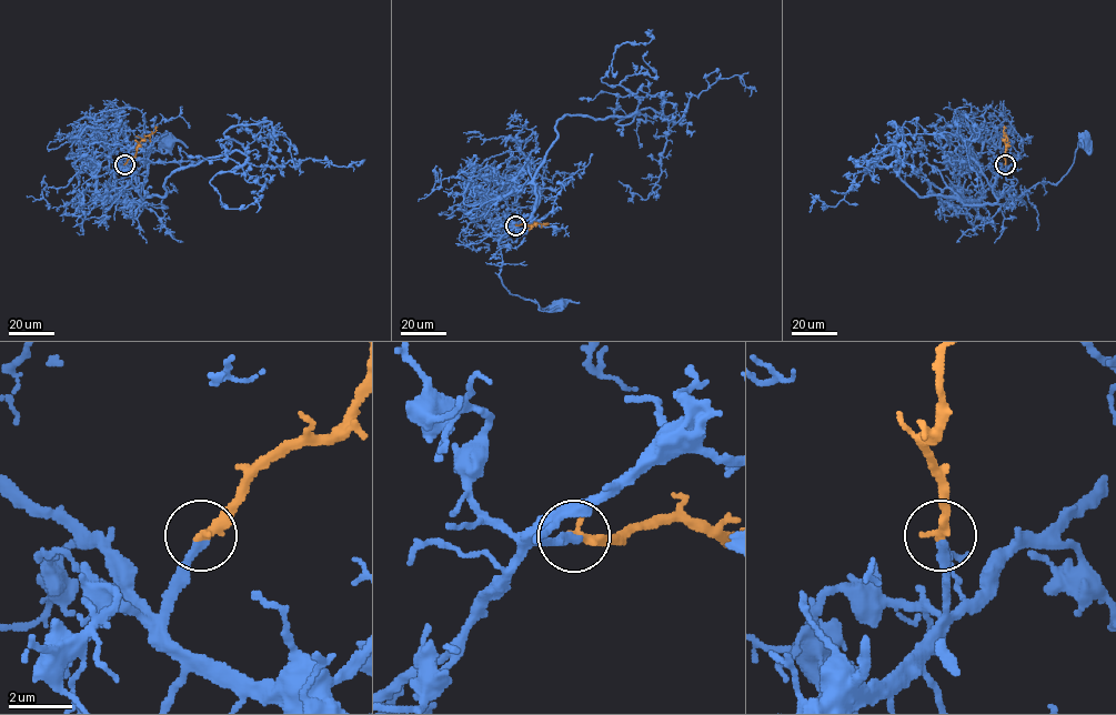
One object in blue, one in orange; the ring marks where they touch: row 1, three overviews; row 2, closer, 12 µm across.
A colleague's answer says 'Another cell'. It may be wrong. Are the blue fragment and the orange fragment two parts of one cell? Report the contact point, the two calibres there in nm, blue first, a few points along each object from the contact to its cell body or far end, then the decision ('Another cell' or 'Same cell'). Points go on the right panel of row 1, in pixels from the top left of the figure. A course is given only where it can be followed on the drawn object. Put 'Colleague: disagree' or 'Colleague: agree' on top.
Colleague: disagree
Place: (1005, 164). Thickness 300 nm (blue) against 360 nm. Course of blue: (1005, 164), (994, 185), (998, 203), (1014, 202), (1038, 183), (1056, 184), (1079, 141), (1091, 151), (1085, 138). Course of orange: (1005, 164), (1004, 126). Same cell

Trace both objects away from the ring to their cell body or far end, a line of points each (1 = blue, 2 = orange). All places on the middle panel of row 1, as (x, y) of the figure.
1: (515, 224), (532, 213), (499, 241), (502, 283), (510, 294), (535, 302), (541, 311), (555, 311), (558, 305)
2: (515, 224), (546, 224)

